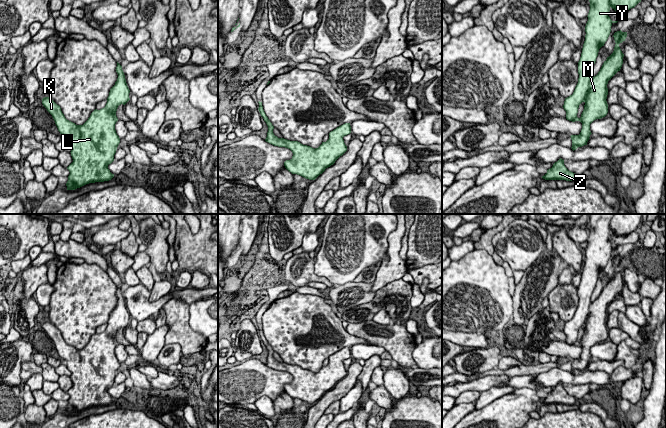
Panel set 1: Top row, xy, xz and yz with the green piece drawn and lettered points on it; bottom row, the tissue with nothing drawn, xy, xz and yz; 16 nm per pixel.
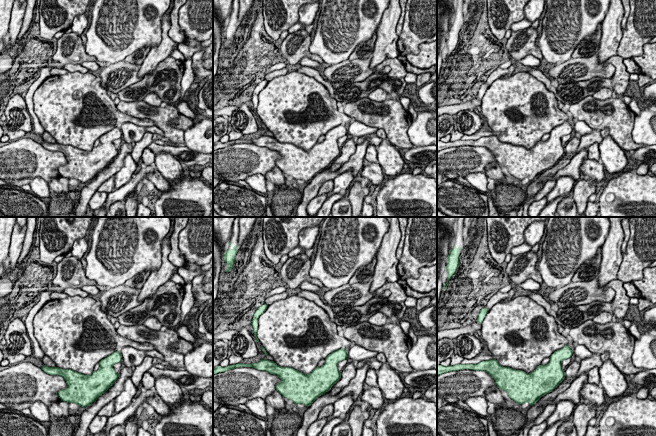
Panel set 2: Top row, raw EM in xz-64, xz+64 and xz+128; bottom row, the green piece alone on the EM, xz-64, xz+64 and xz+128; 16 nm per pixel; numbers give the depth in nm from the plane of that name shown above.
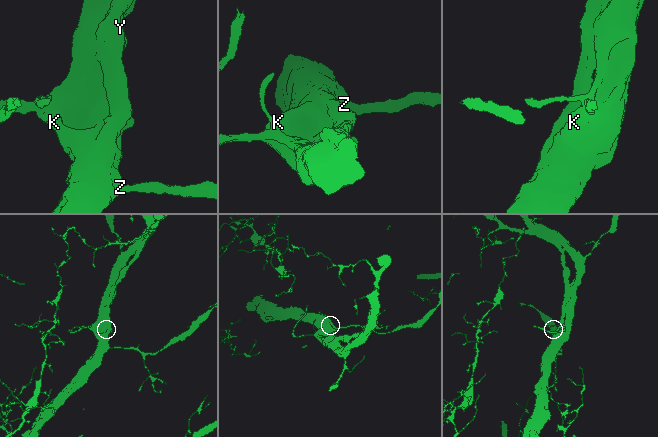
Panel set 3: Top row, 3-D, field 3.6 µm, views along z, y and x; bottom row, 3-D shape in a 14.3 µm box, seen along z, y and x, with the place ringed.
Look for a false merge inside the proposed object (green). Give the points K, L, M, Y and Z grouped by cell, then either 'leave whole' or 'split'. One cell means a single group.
K L M Y Z; leave whole

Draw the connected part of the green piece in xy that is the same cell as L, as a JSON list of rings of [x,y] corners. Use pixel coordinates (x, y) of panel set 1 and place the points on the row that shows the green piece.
[[[117,62],[118,74],[115,85],[110,89],[104,108],[95,109],[83,125],[67,120],[50,97],[42,99],[43,106],[52,115],[58,131],[67,137],[73,162],[67,167],[70,174],[66,183],[67,190],[75,190],[89,183],[109,181],[114,174],[108,165],[114,161],[114,155],[120,143],[115,124],[118,121],[116,111],[119,105],[129,100],[122,66]]]

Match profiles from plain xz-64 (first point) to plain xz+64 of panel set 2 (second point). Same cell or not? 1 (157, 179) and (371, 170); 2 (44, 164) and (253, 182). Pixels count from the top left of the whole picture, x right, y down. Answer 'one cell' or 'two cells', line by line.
1: one cell
2: two cells

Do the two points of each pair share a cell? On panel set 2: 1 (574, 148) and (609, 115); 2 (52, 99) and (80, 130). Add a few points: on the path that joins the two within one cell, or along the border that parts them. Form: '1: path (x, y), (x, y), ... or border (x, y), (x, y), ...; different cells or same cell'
1: border (594, 128), (599, 130); different cells
2: path (60, 107), (71, 118), (72, 123); same cell

